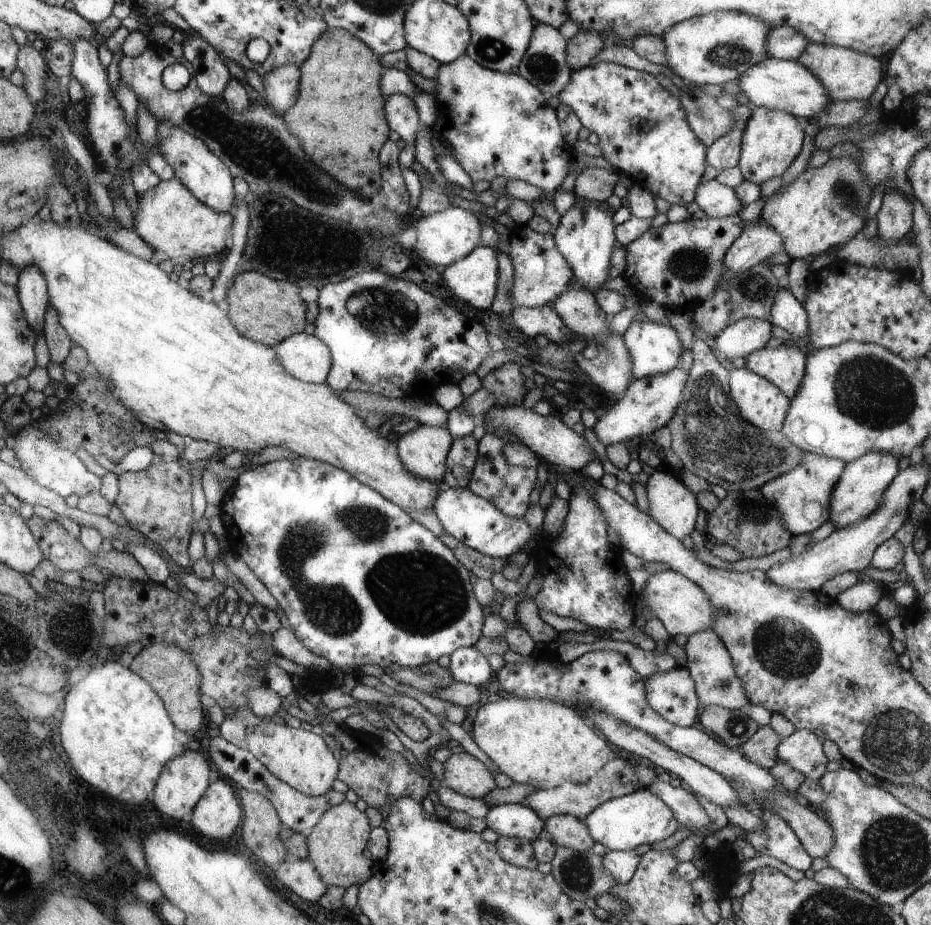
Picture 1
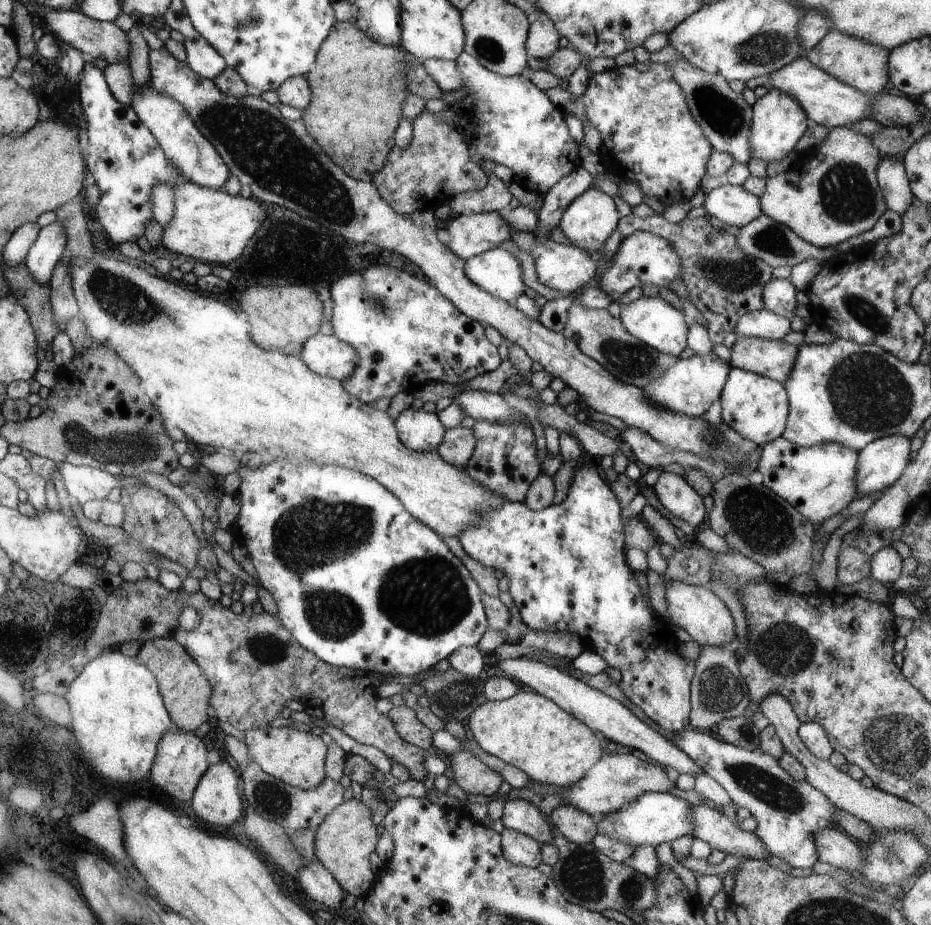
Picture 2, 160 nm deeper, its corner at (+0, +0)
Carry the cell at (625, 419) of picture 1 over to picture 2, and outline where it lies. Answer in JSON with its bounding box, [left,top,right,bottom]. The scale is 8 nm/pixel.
[644,351,731,417]

